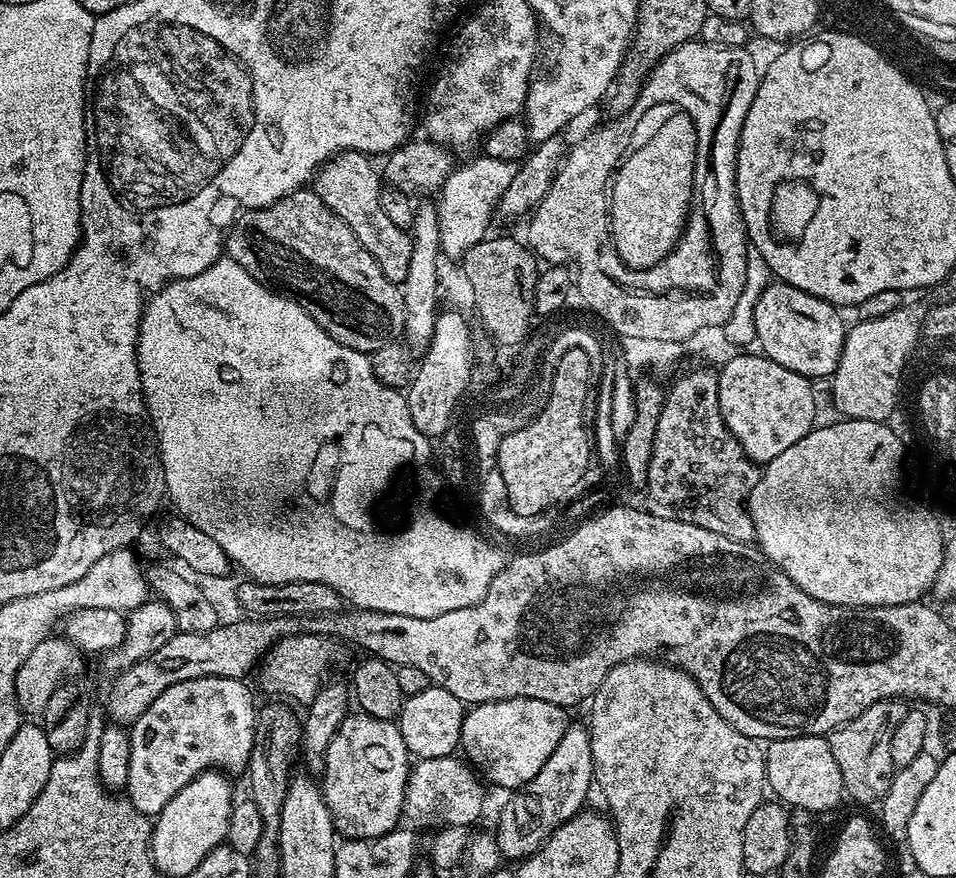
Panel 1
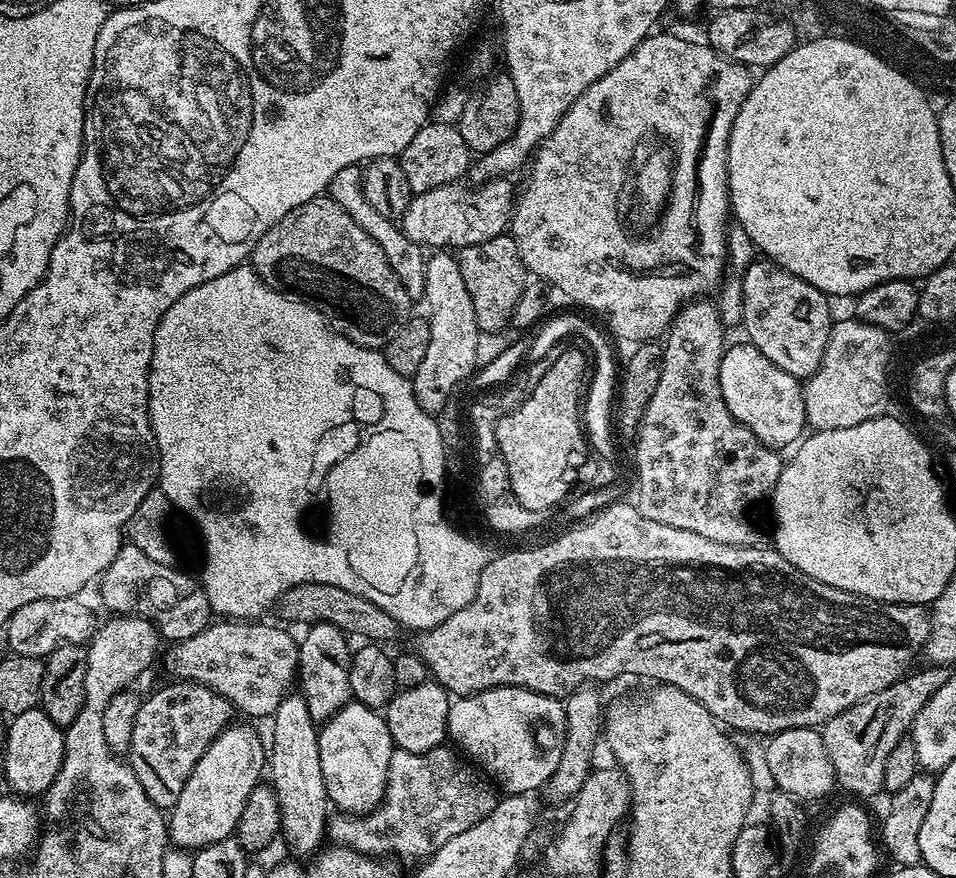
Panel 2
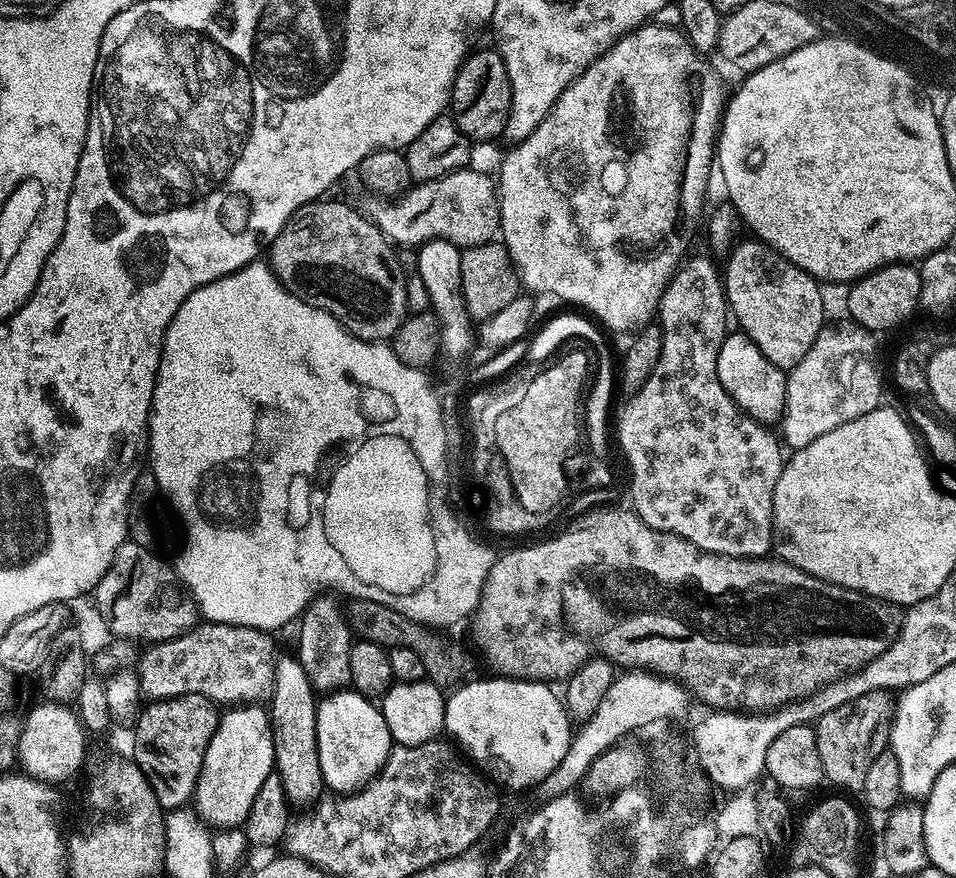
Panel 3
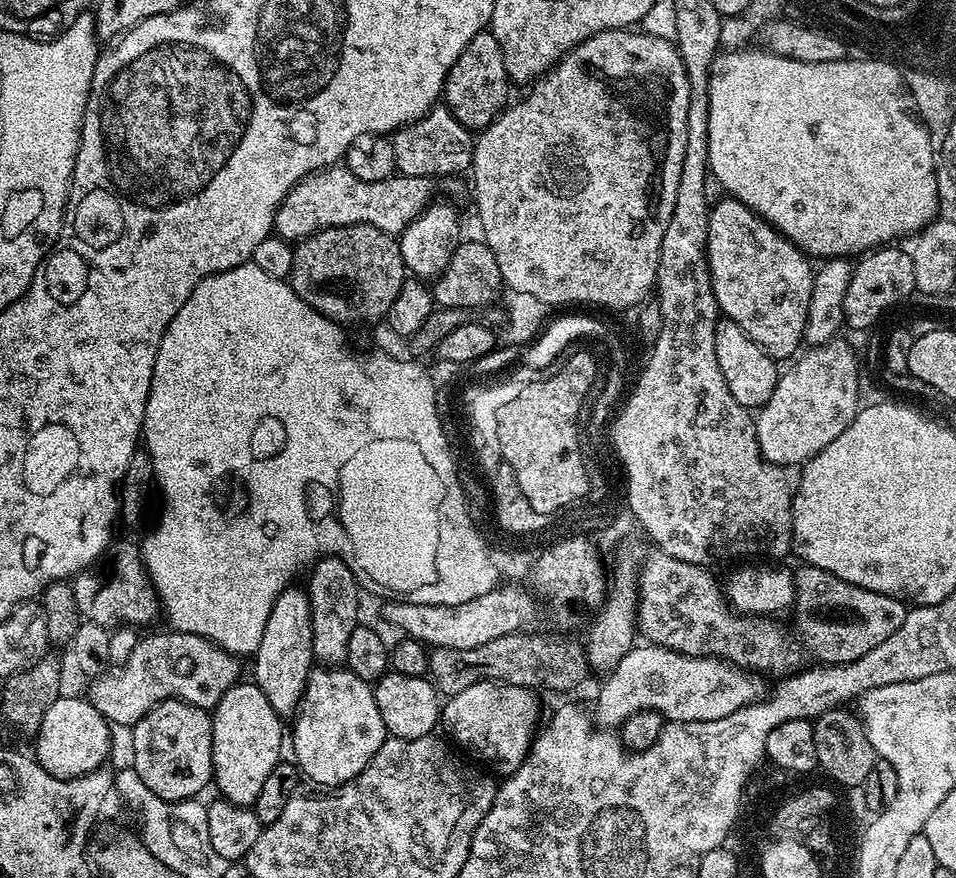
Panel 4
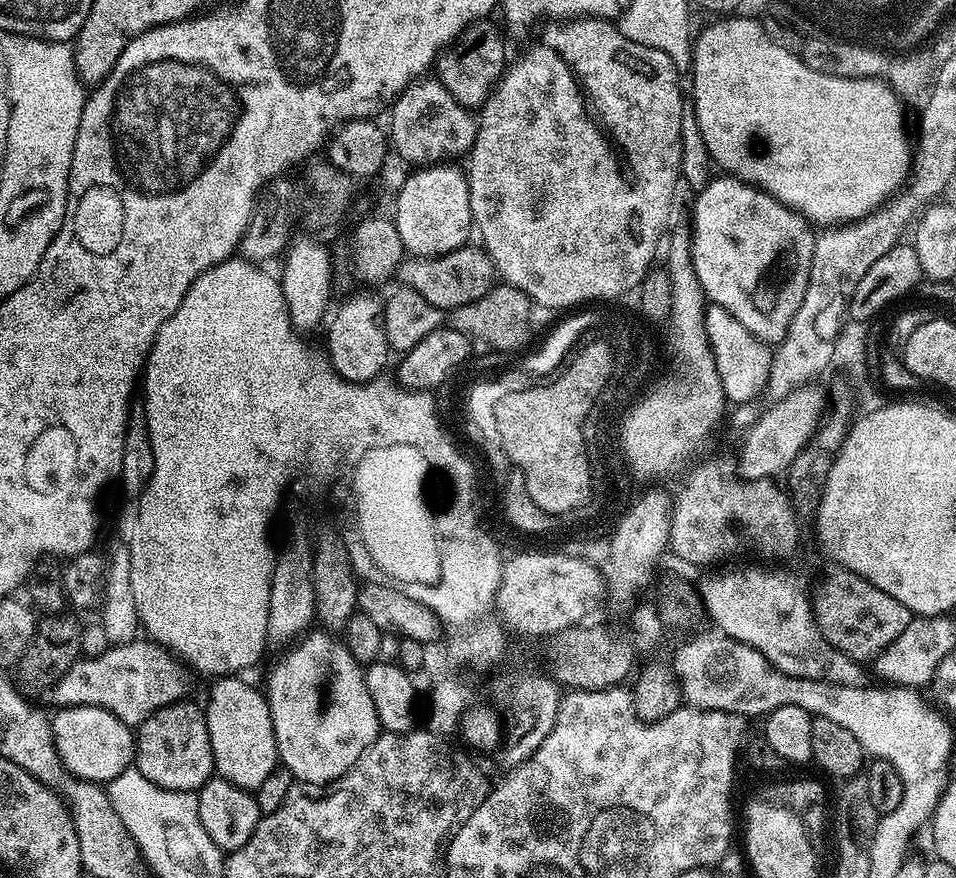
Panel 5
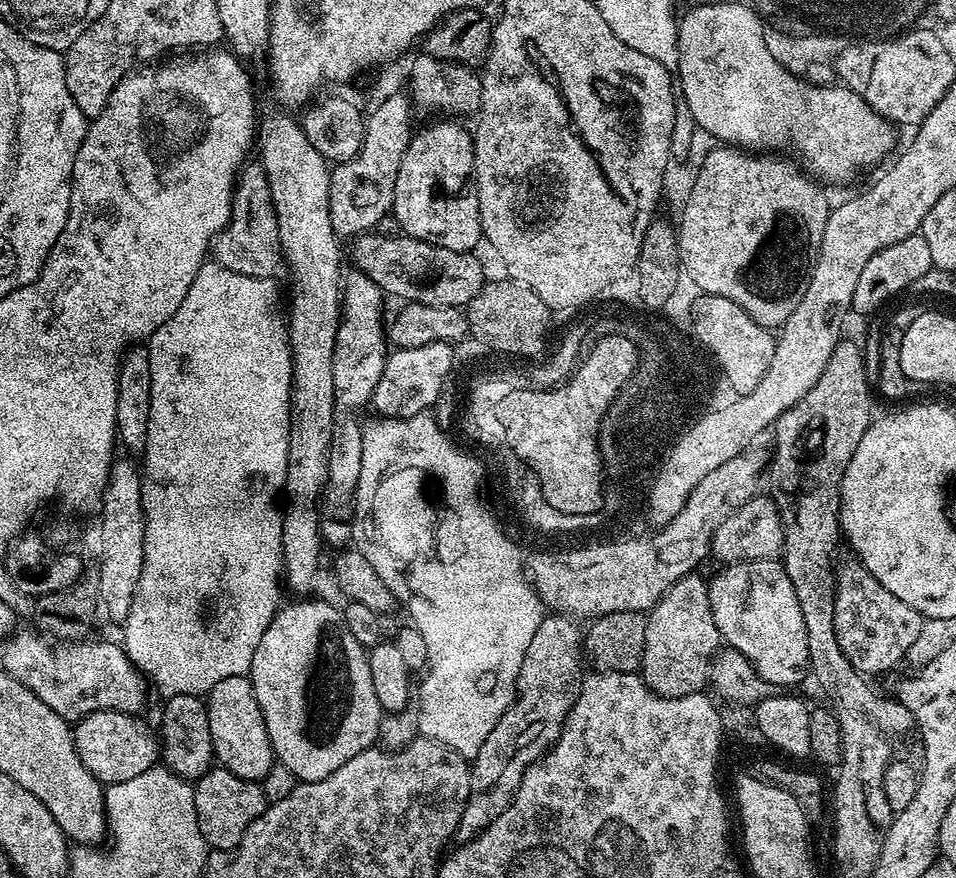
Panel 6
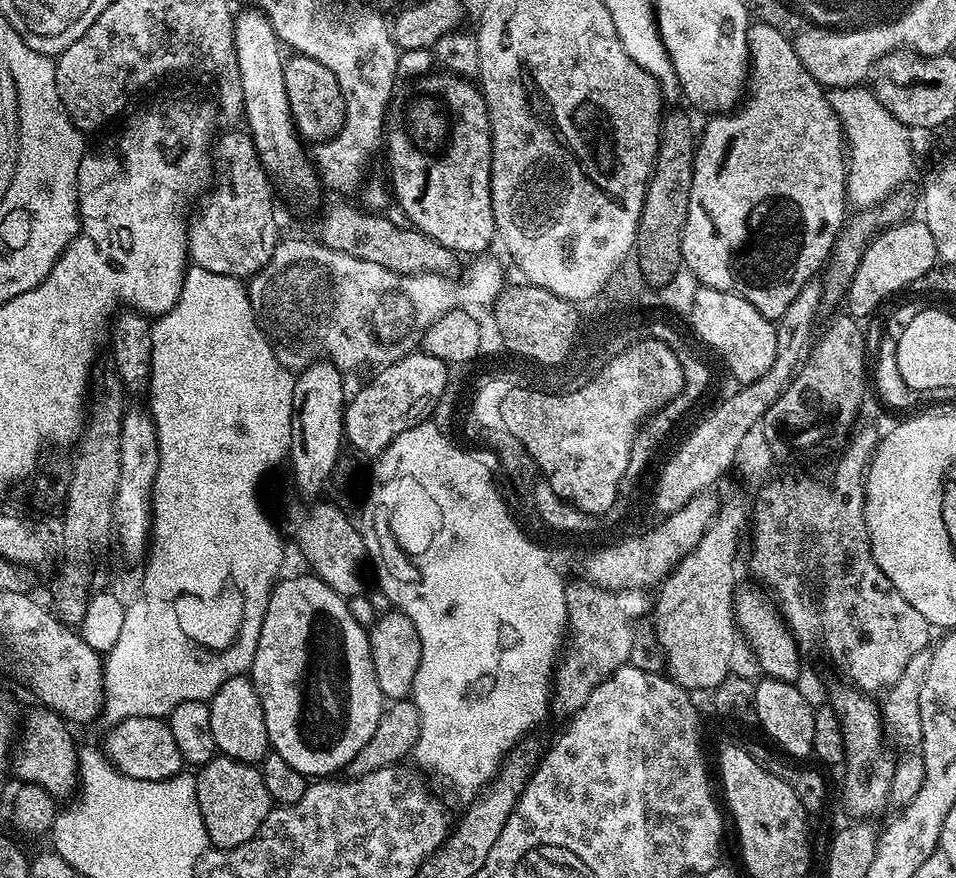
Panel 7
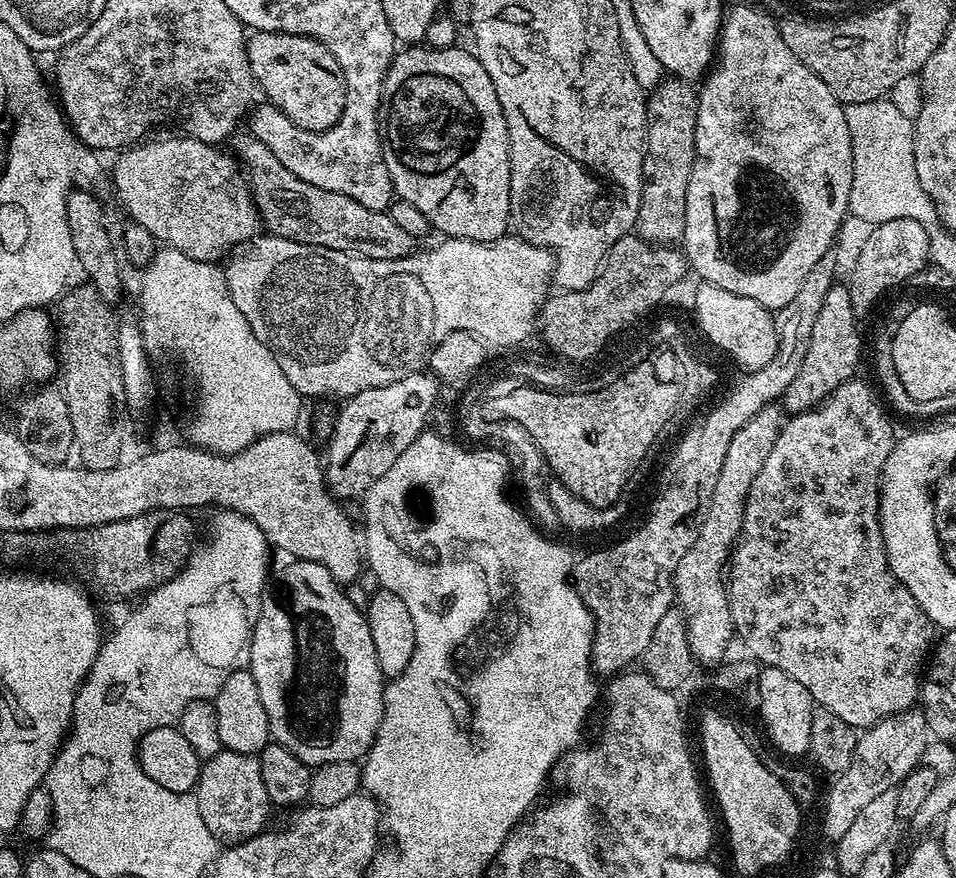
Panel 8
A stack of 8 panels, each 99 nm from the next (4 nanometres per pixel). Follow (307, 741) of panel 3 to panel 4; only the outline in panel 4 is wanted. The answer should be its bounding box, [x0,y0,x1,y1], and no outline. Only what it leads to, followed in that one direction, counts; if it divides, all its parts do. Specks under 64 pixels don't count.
[251,587,314,718]

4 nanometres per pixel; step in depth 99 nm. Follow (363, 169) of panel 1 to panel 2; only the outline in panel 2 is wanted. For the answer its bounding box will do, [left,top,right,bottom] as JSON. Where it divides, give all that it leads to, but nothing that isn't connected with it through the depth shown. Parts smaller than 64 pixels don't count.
[326,164,425,302]

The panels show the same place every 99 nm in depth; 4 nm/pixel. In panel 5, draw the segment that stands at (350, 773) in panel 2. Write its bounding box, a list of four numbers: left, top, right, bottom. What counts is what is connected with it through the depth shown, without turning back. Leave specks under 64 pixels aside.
[266,630,382,784]

